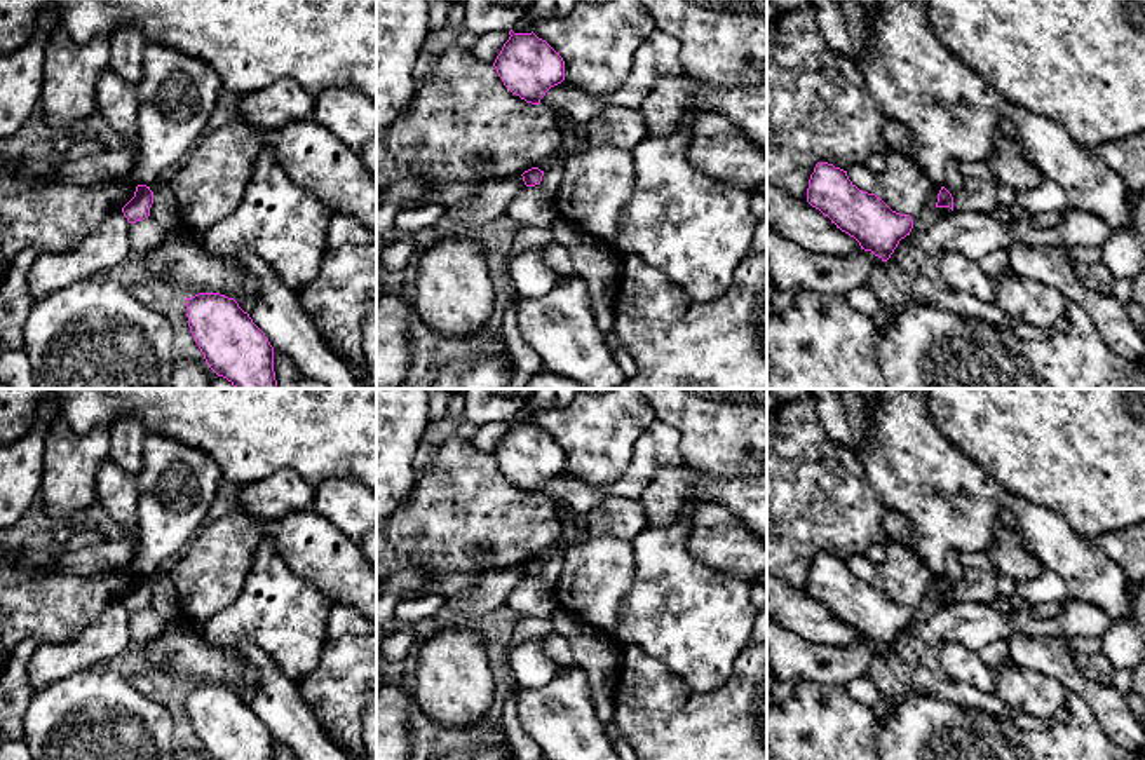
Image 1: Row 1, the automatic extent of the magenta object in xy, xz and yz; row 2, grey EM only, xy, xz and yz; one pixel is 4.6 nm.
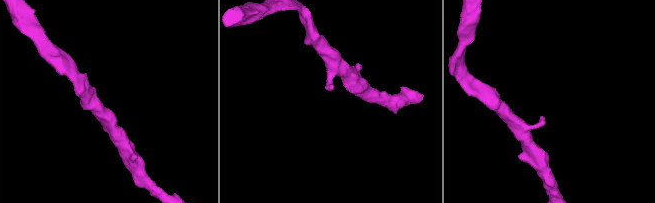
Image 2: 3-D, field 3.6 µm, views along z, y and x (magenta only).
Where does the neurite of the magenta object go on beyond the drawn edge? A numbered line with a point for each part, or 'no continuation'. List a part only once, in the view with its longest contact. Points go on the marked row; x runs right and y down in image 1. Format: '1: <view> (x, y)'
no continuation

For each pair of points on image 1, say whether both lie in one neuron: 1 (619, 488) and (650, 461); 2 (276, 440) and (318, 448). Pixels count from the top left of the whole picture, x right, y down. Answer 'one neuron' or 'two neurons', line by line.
1: one neuron
2: one neuron

